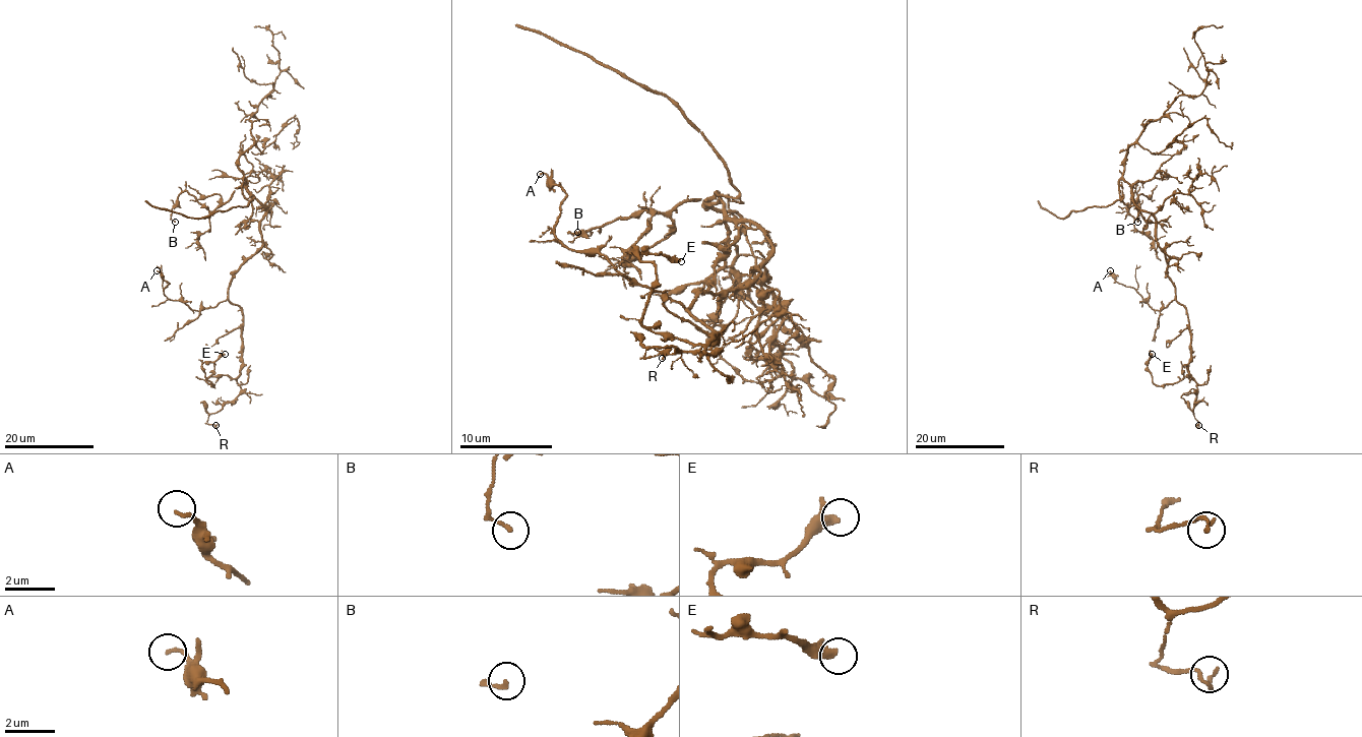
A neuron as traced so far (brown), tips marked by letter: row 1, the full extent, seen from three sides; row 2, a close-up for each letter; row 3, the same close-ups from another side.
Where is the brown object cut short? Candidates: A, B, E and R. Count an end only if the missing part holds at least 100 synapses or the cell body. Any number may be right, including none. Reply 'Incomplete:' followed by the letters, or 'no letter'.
Incomplete: no letter

